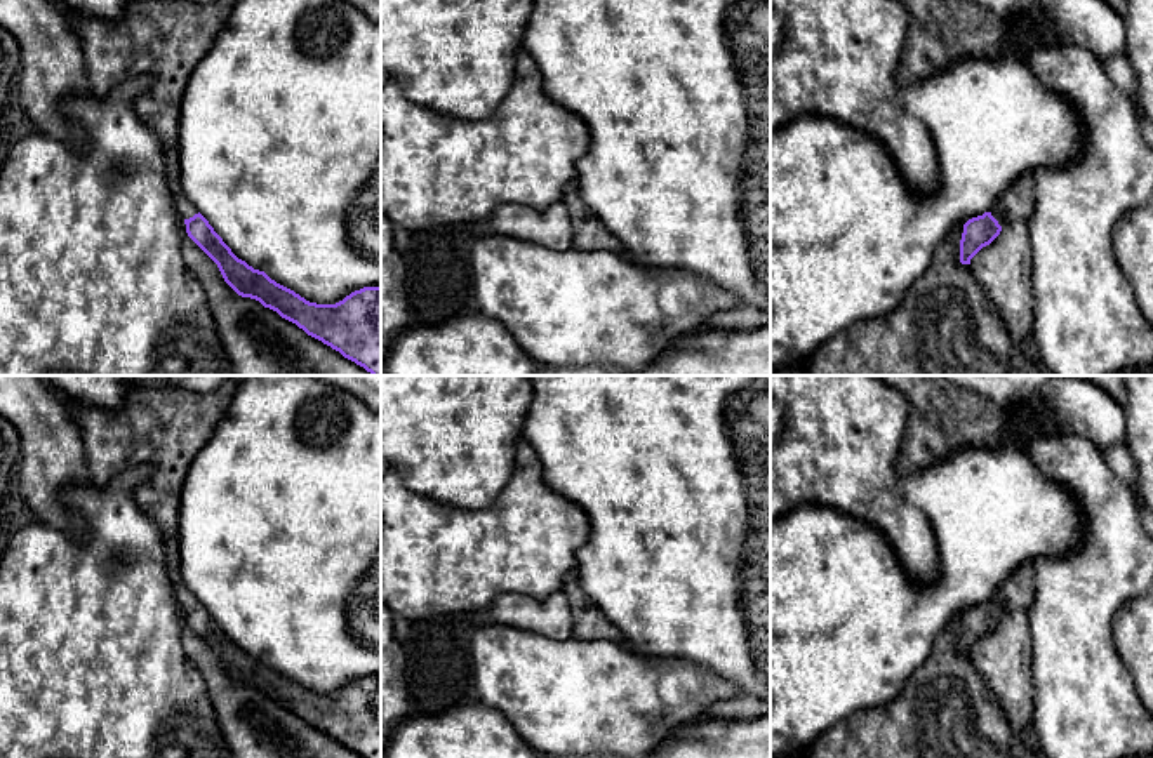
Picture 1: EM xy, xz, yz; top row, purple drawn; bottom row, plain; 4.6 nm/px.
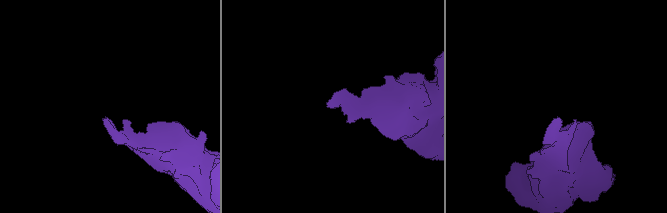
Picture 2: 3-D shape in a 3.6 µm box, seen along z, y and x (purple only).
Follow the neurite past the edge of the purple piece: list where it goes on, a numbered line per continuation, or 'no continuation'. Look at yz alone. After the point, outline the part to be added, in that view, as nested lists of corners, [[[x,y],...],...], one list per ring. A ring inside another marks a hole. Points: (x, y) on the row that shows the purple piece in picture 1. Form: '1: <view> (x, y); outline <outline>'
1: yz (1016, 204); outline [[[1033,172],[1019,176],[990,209],[1002,228],[1014,221],[1028,221],[1035,209],[1036,181]]]

